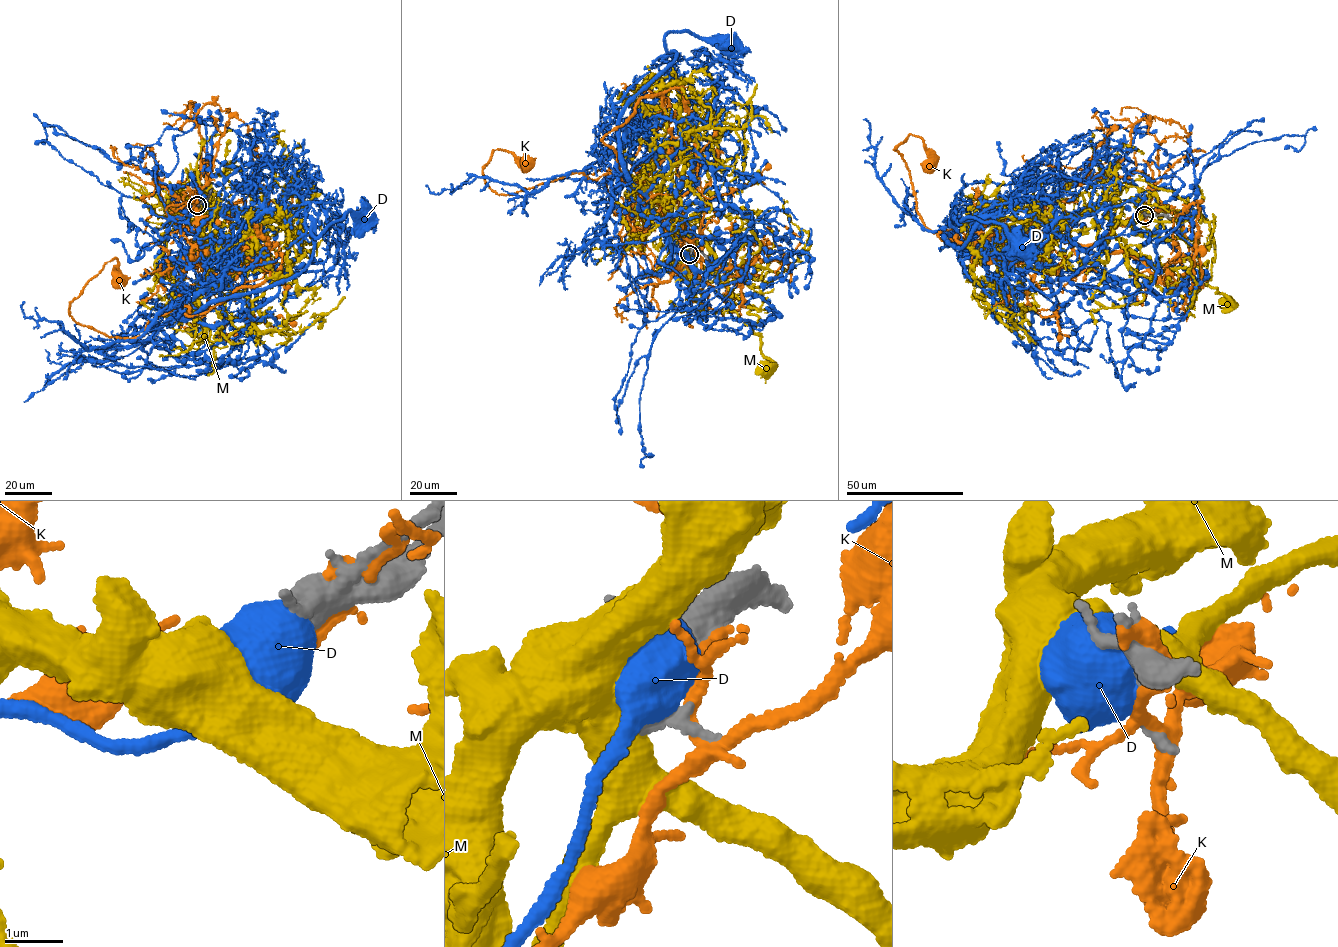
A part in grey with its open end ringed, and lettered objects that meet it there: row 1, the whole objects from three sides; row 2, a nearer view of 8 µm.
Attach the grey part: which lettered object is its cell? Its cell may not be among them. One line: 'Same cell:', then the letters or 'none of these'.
Same cell: none of these

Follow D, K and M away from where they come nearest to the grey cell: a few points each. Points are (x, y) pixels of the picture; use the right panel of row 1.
D: (1144, 215), (1160, 225), (1102, 273), (944, 235), (960, 249), (981, 217), (961, 220), (1021, 246)
K: (1146, 217), (1085, 245), (1034, 220), (934, 232), (893, 149), (909, 134), (920, 138), (930, 167)
M: (1144, 215), (1114, 223), (1106, 202), (1126, 184), (1146, 181), (1207, 220), (1215, 257), (1205, 284), (1230, 303)

